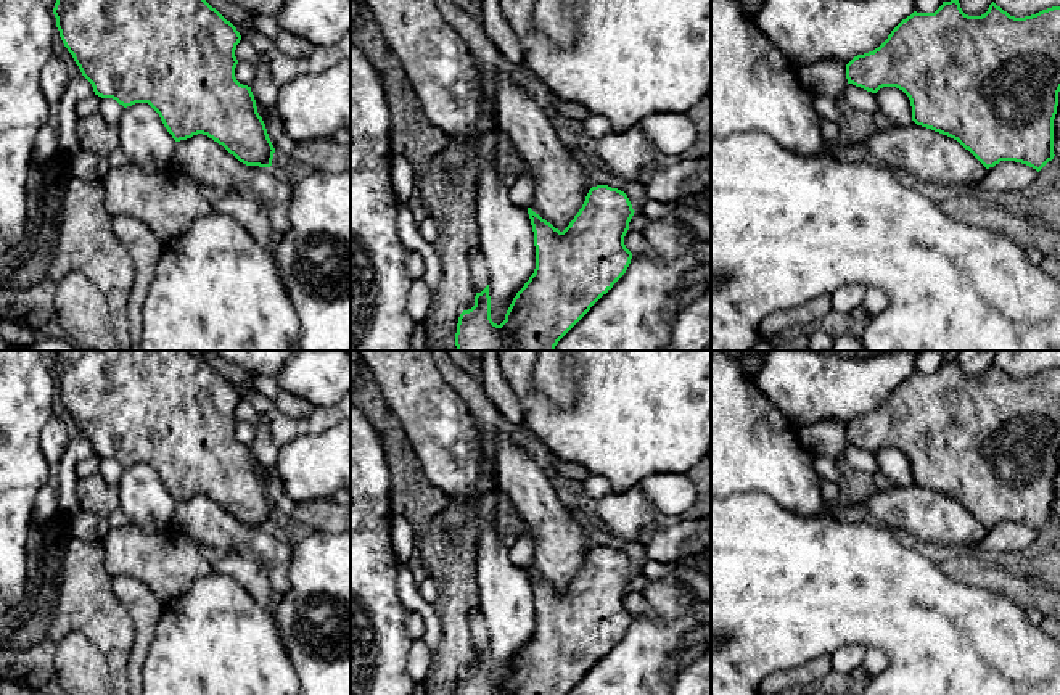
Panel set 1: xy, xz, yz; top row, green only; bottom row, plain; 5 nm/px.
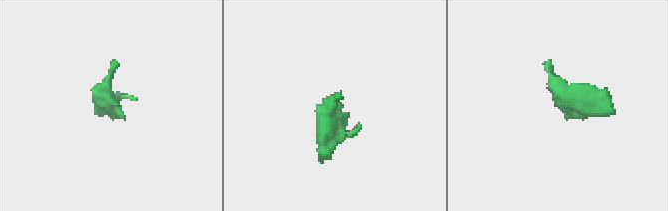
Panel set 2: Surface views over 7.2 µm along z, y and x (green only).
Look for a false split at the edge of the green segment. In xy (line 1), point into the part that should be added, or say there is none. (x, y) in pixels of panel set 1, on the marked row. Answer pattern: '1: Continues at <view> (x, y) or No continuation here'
1: No continuation here

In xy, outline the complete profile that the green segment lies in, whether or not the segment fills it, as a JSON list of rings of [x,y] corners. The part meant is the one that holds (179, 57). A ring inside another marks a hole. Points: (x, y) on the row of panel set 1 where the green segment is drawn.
[[[56,0],[53,14],[56,18],[56,27],[64,47],[72,55],[82,76],[92,84],[95,95],[101,98],[113,98],[124,108],[135,103],[148,103],[159,114],[164,127],[175,142],[203,134],[222,145],[230,154],[233,154],[240,162],[246,166],[272,166],[275,148],[269,138],[265,124],[257,113],[251,87],[240,84],[235,77],[235,68],[238,64],[235,50],[241,40],[241,35],[236,27],[206,0]]]

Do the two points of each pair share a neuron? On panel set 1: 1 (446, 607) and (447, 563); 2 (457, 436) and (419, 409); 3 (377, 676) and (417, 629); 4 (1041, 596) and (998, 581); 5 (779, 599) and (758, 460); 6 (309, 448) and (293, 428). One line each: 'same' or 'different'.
1: same
2: same
3: different
4: same
5: different
6: different

